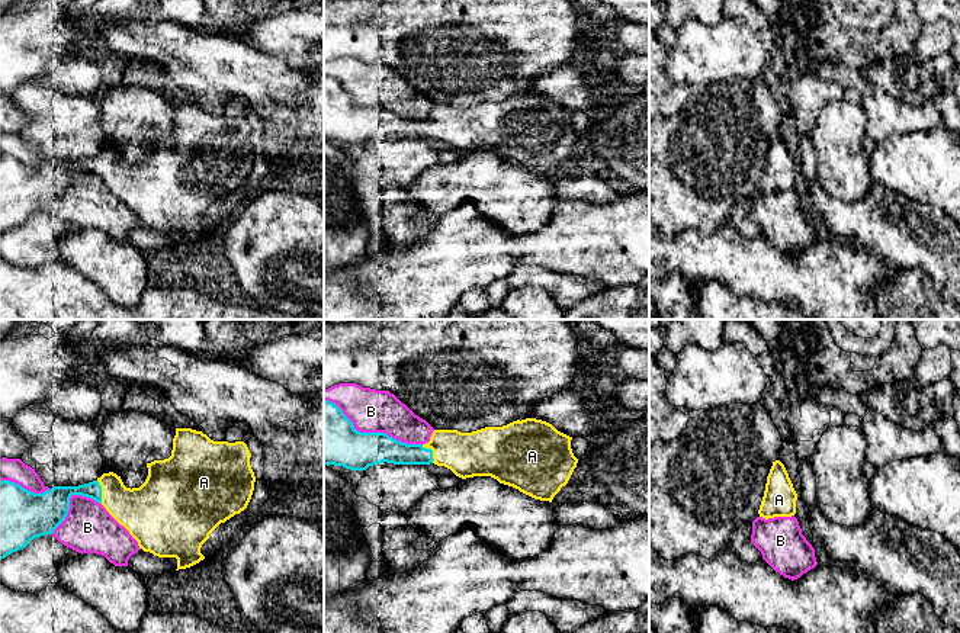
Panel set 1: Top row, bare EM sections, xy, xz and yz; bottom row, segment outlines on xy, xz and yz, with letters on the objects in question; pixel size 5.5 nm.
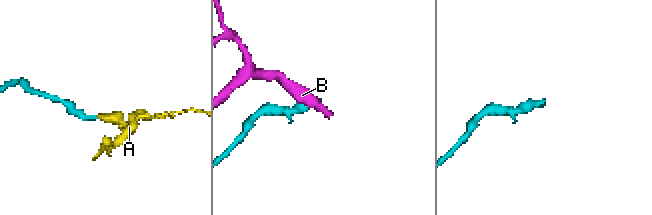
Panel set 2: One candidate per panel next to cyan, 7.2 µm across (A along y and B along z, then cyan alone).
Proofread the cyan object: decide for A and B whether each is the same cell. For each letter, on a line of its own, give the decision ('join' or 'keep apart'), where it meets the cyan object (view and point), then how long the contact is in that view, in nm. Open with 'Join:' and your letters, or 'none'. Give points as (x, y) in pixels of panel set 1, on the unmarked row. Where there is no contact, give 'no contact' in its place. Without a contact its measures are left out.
Join: A
A: join; contact xz (432, 127); length 120 nm
B: keep apart; contact xz (372, 108); length 600 nm

